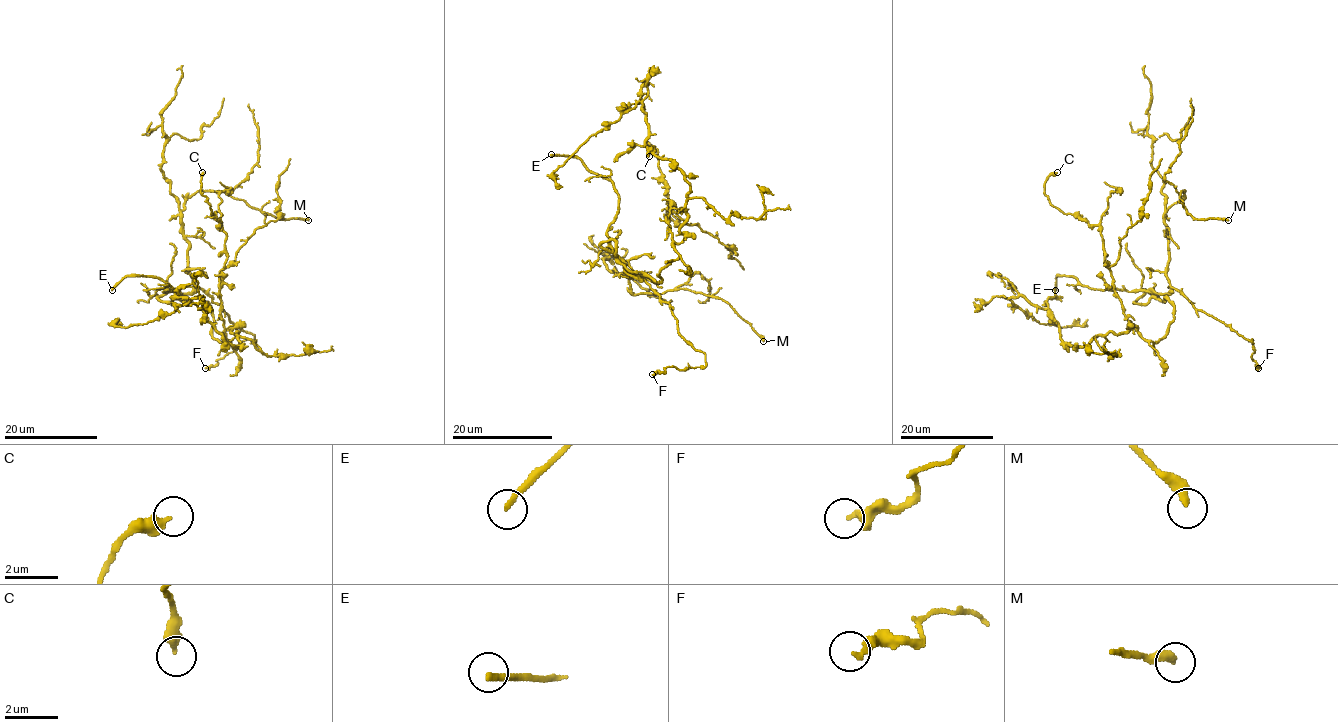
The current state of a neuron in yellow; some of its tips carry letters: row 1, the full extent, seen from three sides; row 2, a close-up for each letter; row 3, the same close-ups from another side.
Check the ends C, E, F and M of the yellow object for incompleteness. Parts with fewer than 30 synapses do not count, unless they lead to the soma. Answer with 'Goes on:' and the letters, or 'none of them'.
Goes on: E

